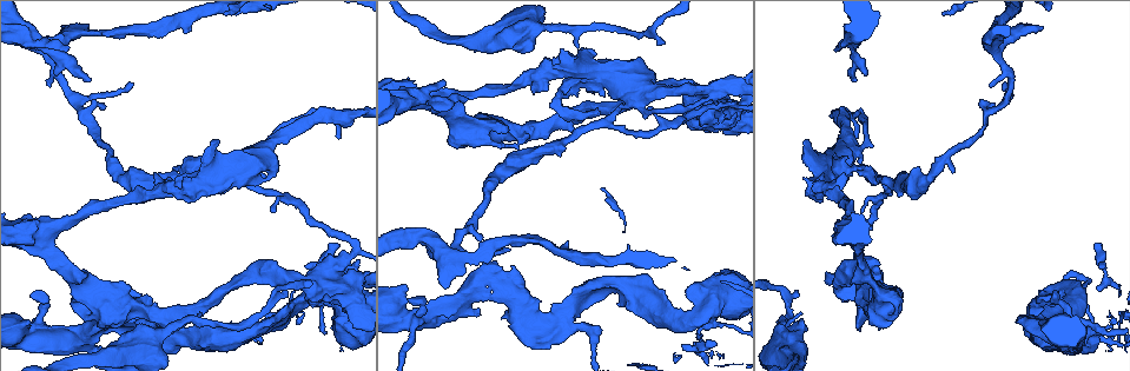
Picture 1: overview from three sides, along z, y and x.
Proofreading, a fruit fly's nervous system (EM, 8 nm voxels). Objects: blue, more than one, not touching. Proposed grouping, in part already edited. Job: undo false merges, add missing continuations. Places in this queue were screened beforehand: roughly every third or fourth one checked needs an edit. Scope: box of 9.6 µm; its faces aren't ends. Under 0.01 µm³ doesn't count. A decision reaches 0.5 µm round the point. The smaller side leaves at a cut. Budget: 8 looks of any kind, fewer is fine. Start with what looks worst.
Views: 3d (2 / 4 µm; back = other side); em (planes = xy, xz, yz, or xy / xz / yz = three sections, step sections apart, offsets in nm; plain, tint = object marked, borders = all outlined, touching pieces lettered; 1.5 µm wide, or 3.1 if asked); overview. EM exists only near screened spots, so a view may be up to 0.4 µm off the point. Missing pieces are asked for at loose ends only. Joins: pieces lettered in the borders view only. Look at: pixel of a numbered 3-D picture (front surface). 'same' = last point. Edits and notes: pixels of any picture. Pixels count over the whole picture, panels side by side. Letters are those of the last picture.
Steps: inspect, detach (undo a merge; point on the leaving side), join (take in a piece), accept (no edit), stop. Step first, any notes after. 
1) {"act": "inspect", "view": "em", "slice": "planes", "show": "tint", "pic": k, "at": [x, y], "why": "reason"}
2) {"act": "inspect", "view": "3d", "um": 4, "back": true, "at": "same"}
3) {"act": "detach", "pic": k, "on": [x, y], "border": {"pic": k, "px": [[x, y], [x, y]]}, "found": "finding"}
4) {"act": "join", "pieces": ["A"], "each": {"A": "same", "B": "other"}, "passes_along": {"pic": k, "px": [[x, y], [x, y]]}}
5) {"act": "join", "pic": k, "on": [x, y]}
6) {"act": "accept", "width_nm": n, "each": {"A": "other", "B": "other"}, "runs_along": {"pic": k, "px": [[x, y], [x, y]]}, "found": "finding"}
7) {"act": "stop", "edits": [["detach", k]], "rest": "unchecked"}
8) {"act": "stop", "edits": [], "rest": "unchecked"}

{"act": "inspect", "view": "3d", "um": 2, "pic": 1, "at": [853, 81], "why": "branch stops here"}

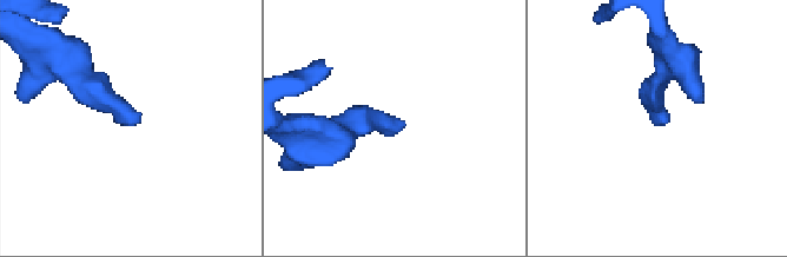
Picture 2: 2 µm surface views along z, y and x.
{"act": "inspect", "view": "em", "slice": "xy", "step": 4, "show": "borders", "pic": 2, "at": [657, 119], "why": "shape alone is not enough"}

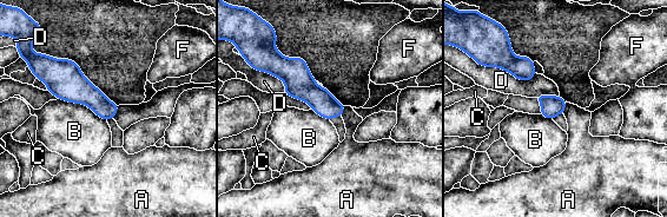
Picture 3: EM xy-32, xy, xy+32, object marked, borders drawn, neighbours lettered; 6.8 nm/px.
{"act": "inspect", "view": "em", "slice": "planes", "show": "borders", "at": "same", "why": "another direction"}

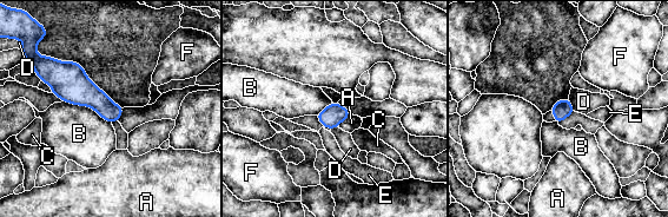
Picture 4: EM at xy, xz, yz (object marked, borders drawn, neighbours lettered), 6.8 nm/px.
{"act": "accept", "width_nm": 120, "each": {"A": "other", "B": "other", "C": "other", "D": "other", "E": "other", "F": "other"}, "border": {"pic": 4, "px": [[64, 100], [87, 105], [111, 123]]}, "found": "no lettered piece goes on from it"}

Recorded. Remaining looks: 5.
{"act": "inspect", "view": "em", "um": 3.1, "slice": "planes", "show": "tint", "pic": 1, "at": [43, 247], "why": "sharp bend"}

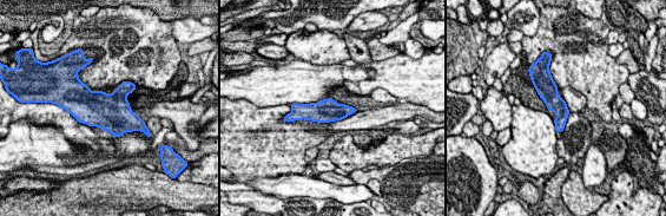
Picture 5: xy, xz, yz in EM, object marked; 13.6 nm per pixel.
{"act": "inspect", "view": "em", "um": 3.1, "slice": "planes", "show": "borders", "at": "same", "why": "see the neighbours"}

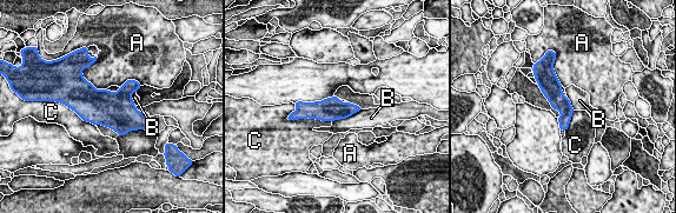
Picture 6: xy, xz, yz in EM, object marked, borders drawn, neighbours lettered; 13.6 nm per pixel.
{"act": "accept", "each": {"A": "other", "B": "other", "C": "other"}, "border": {"pic": 6, "px": [[362, 108], [345, 118], [332, 121]]}, "found": "one neuron here"}

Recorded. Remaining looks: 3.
{"act": "inspect", "view": "3d", "um": 2, "pic": 1, "at": [544, 151], "why": "thick turns thin"}

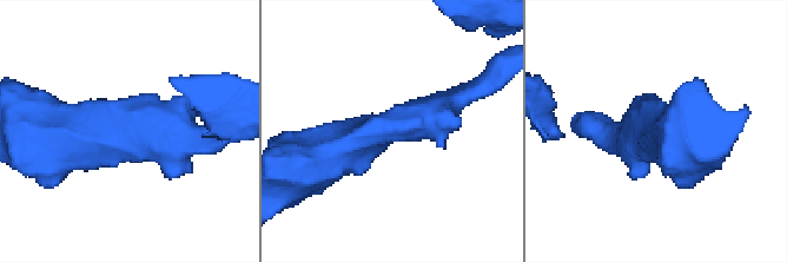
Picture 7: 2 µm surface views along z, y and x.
{"act": "inspect", "view": "em", "slice": "planes", "show": "tint", "pic": 7, "at": [651, 128]}

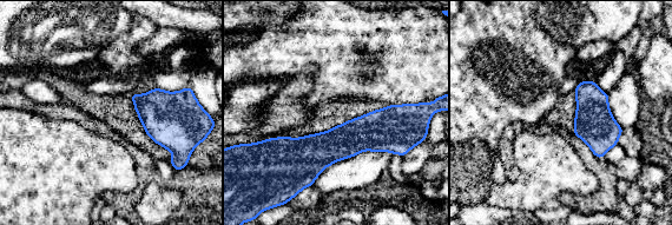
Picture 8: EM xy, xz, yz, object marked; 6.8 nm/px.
{"act": "inspect", "view": "em", "slice": "planes", "show": "borders", "at": "same", "why": "what lies round it"}

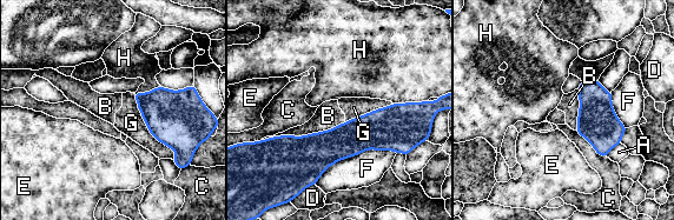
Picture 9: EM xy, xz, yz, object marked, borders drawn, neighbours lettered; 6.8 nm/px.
{"act": "accept", "longest_contact_nm": ["F", 600], "each": {"A": "other", "B": "other", "C": "other", "D": "other", "E": "other", "F": "other", "G": "other", "H": "other"}, "border": {"pic": 9, "px": [[344, 121], [319, 132], [273, 137]]}, "found": "continuous, no second neuron"}

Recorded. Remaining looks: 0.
{"act": "stop", "edits": [], "rest": "unchecked"}

